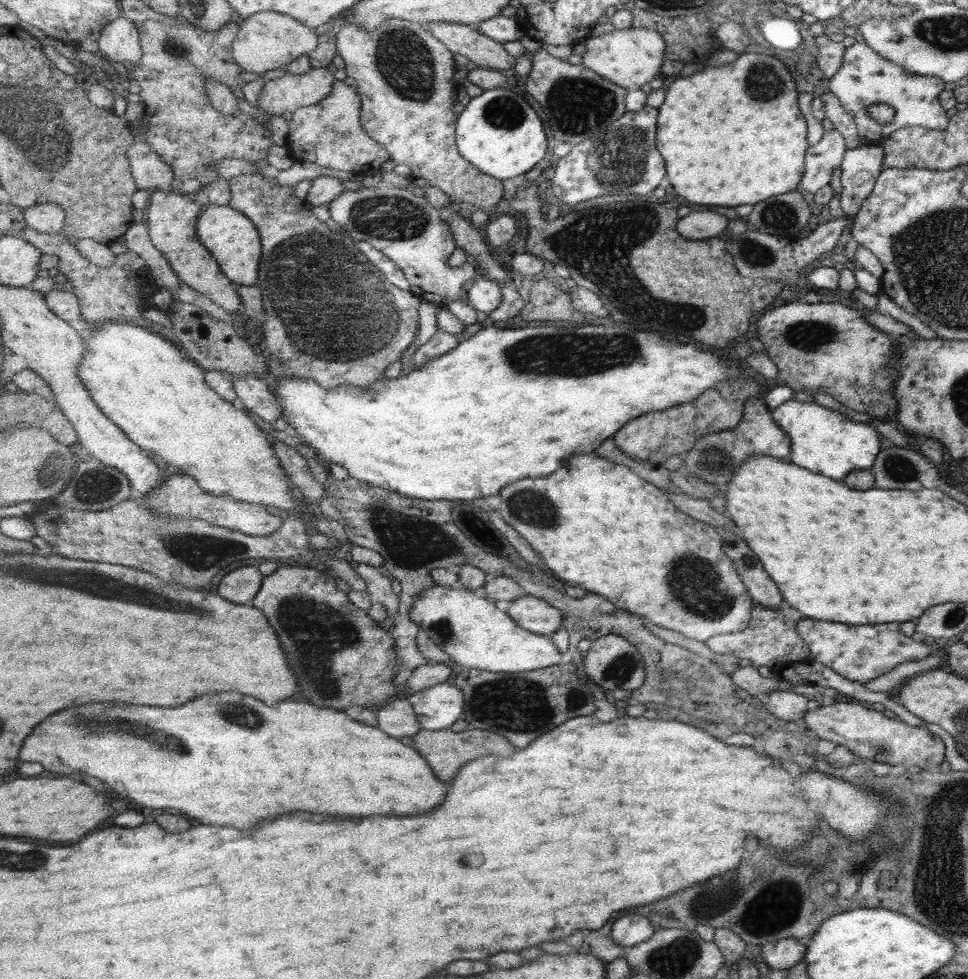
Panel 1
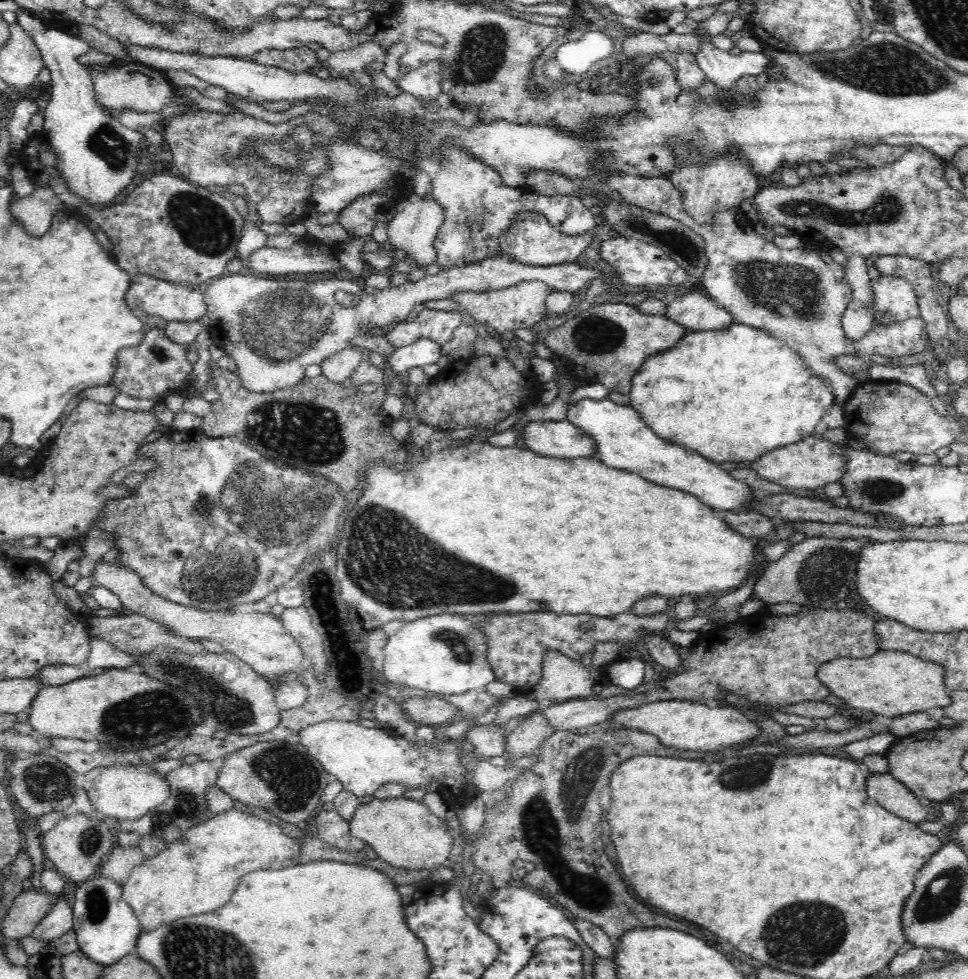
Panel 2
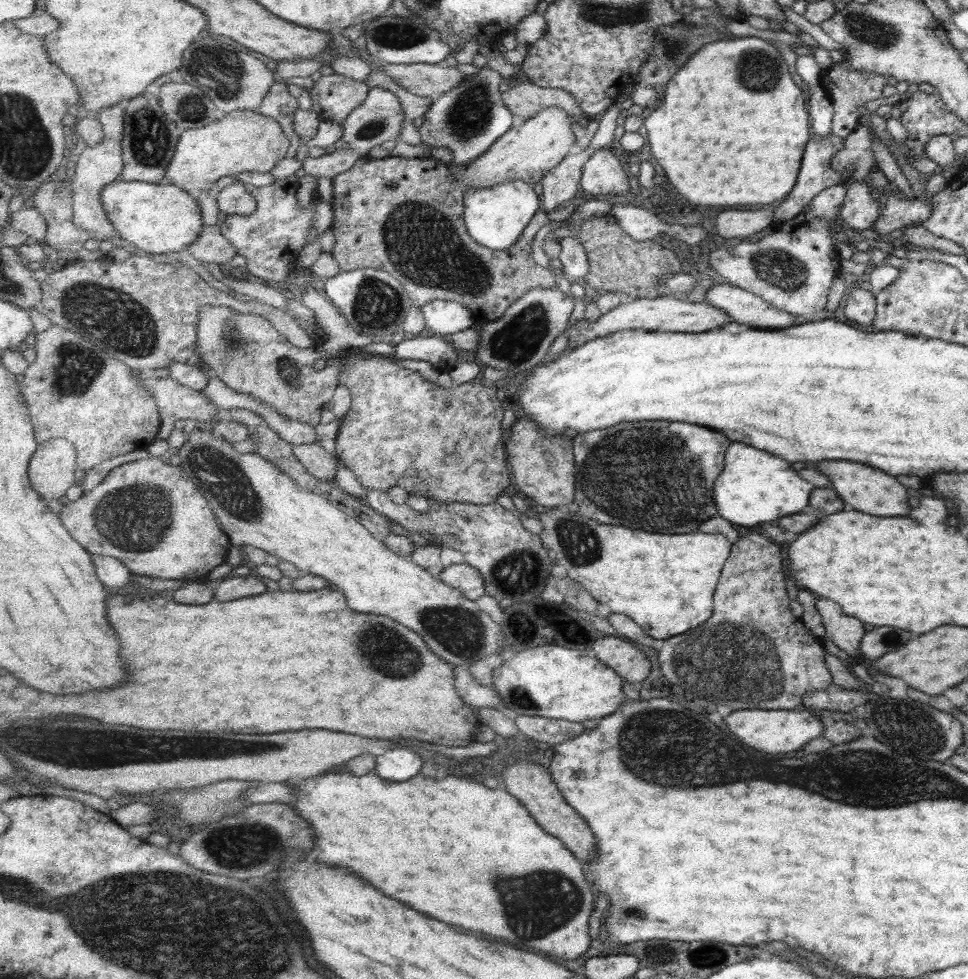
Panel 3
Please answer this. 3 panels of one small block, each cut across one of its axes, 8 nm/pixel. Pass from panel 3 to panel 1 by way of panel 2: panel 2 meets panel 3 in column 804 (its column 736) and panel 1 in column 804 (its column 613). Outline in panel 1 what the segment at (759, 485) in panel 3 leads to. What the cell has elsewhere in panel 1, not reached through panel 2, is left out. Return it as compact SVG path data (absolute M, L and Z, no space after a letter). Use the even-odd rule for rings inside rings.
M790 399L770 410L770 413L777 427L789 437L789 454L785 460L836 481L854 470L869 470L881 448L879 440L882 436L868 423L851 421L847 415L814 402Z

